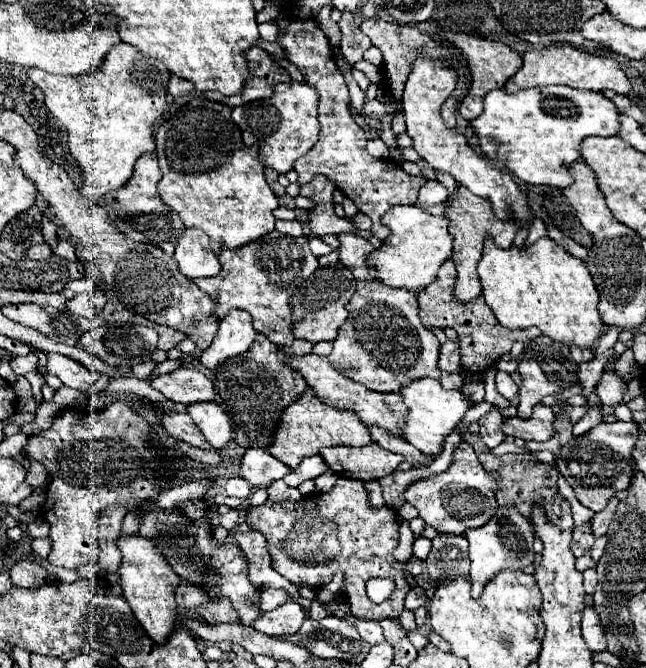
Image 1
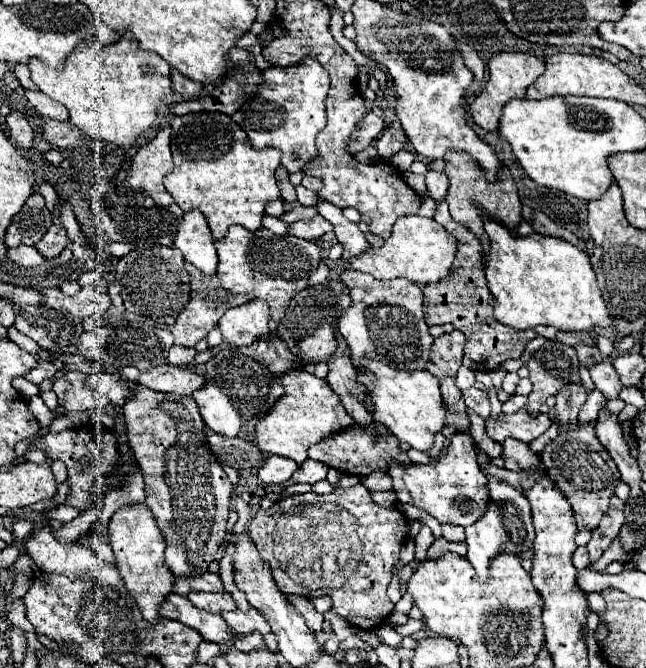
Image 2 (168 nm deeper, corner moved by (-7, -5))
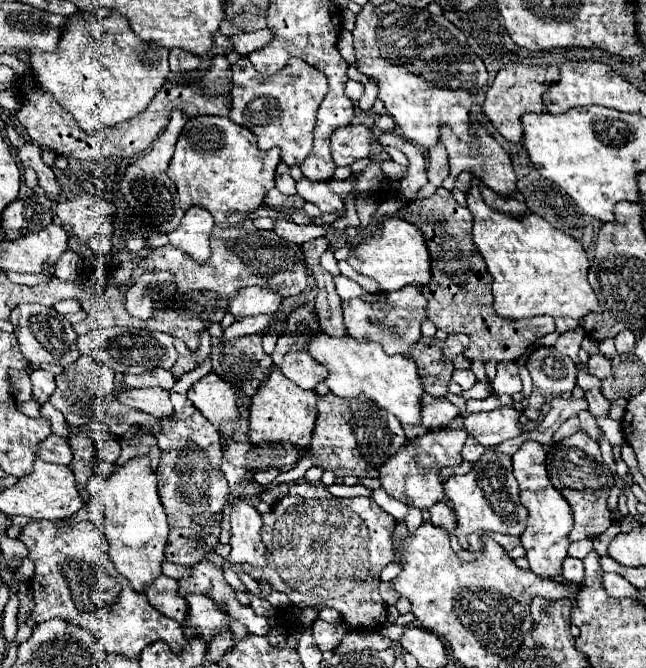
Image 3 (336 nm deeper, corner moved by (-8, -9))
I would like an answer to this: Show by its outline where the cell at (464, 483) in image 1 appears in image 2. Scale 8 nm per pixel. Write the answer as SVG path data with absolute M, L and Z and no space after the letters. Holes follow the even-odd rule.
M454 434L450 446L442 460L428 464L428 466L402 466L398 462L390 462L390 478L394 480L394 492L400 502L412 504L430 516L434 516L440 524L454 524L454 526L468 526L482 518L486 508L490 506L490 492L488 492L488 478L478 468L476 462L476 448L466 434Z

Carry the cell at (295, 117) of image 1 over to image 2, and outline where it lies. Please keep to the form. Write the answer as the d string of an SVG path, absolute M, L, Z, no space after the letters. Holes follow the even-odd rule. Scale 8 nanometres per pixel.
M312 58L304 60L302 66L268 68L264 70L264 84L256 96L252 96L234 116L240 128L248 134L250 144L258 150L278 148L282 152L282 166L294 174L302 172L304 164L310 162L316 152L316 136L326 126L324 102L330 88L328 72Z

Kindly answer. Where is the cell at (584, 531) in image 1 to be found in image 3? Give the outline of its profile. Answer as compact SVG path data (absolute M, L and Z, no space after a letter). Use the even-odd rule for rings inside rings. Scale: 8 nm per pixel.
M565 558L563 560L563 576L569 582L581 582L583 580L583 562L577 558Z

